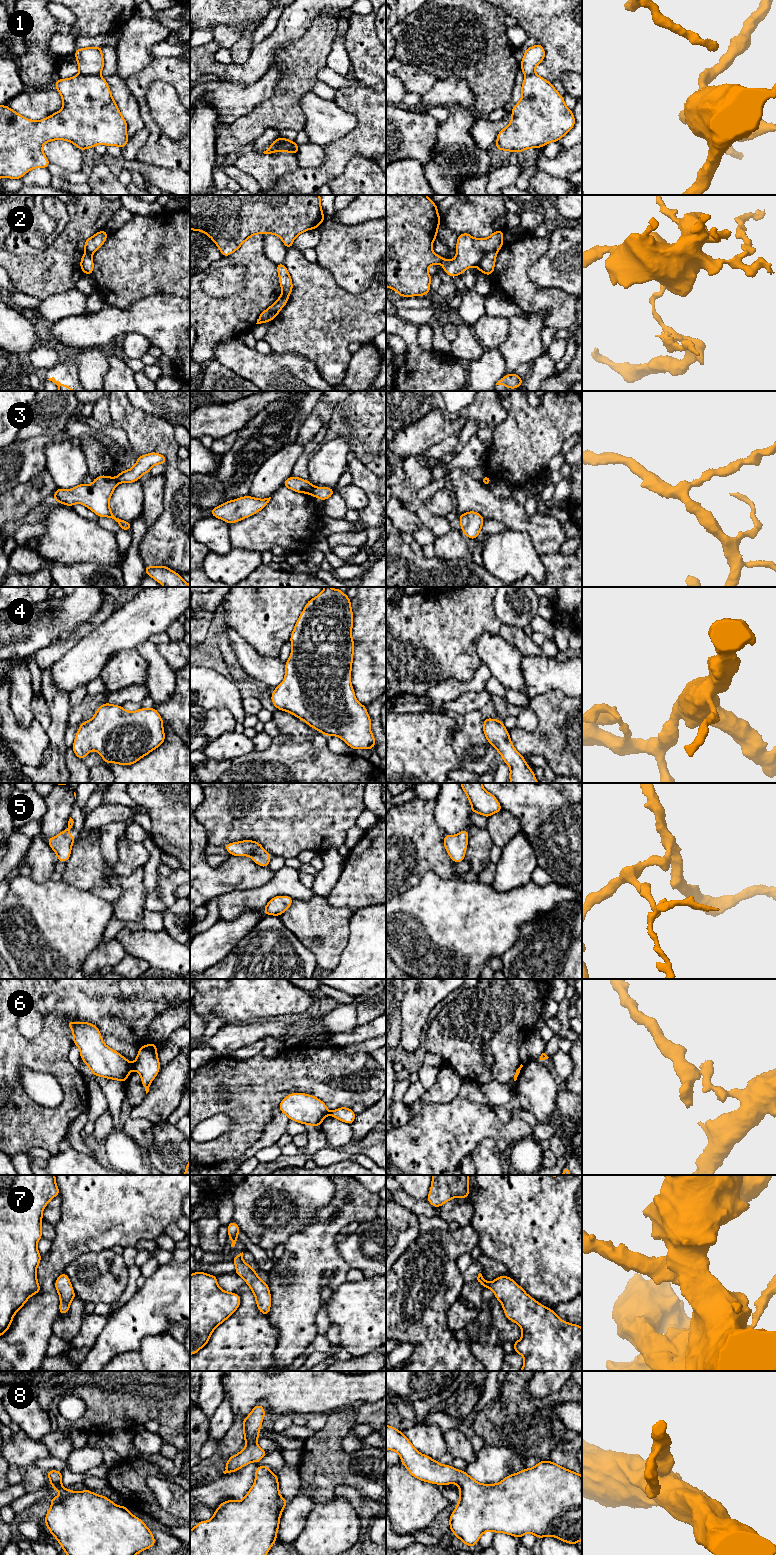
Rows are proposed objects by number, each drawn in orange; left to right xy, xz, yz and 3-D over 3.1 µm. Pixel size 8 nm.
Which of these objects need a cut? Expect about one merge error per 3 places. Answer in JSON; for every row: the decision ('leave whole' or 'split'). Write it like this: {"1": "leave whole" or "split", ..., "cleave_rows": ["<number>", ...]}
{"1": "split", "2": "split", "3": "split", "4": "leave whole", "5": "leave whole", "6": "split", "7": "leave whole", "8": "leave whole", "cleave_rows": ["1", "2", "3", "6"]}

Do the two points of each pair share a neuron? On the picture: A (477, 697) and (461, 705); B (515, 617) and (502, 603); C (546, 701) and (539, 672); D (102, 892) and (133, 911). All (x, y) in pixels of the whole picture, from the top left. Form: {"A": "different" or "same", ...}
{"A": "same", "B": "same", "C": "different", "D": "different"}

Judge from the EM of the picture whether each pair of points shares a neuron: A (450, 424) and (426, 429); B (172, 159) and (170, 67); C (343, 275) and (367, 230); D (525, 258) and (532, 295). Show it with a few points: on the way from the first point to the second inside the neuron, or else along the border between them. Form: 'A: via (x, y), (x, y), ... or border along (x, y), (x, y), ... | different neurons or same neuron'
A: via (444, 427), (434, 427), (432, 429) | same neuron
B: via (154, 134), (142, 106), (144, 83) | same neuron
C: via (353, 264), (353, 255), (365, 241) | same neuron
D: via (522, 267), (523, 286) | same neuron

